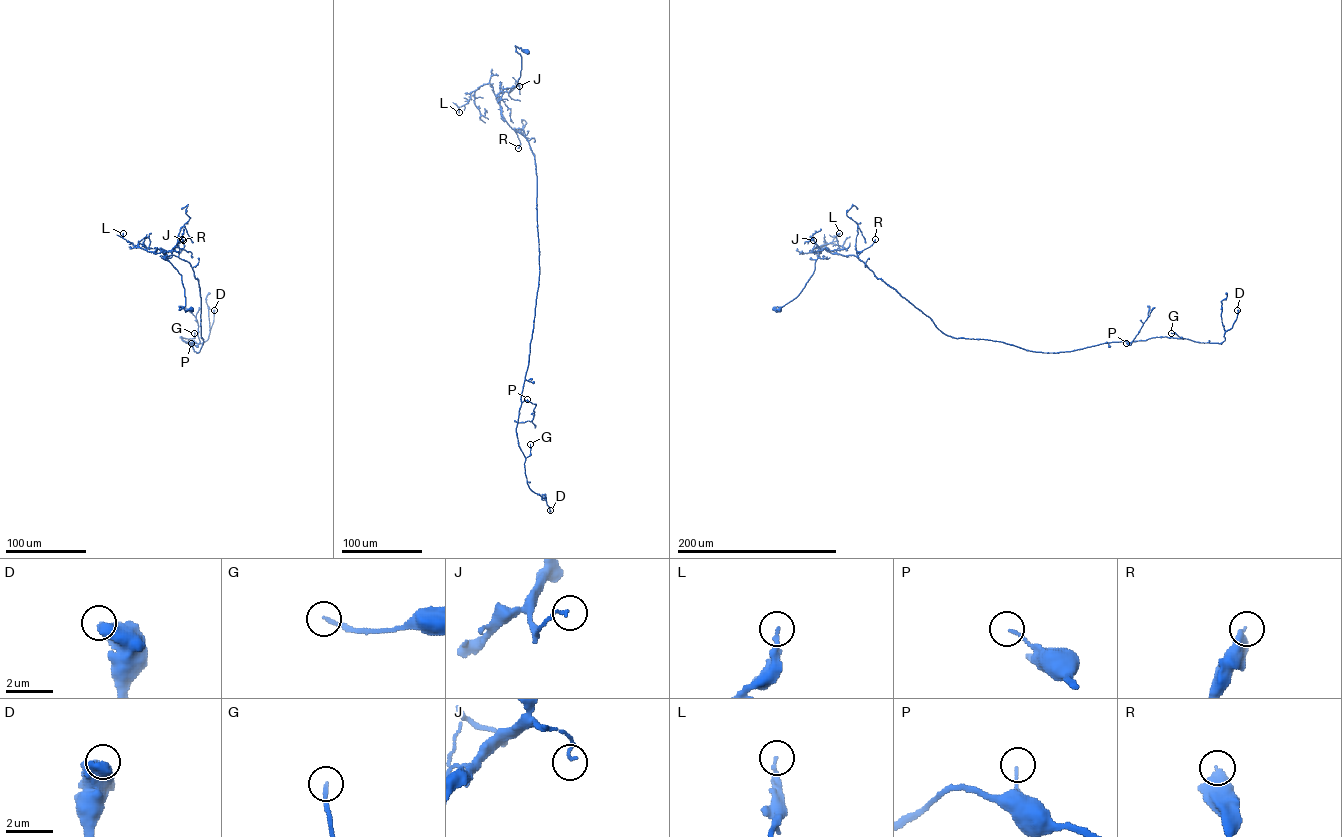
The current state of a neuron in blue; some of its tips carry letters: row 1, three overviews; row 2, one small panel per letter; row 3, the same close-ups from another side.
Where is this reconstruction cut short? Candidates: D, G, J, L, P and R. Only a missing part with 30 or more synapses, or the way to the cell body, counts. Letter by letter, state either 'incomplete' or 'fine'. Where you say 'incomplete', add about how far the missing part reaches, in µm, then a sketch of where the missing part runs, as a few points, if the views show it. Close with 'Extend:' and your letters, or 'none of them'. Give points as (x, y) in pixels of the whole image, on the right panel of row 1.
D: fine
G: fine
J: fine
L: fine
P: fine
R: fine
Extend: none of them

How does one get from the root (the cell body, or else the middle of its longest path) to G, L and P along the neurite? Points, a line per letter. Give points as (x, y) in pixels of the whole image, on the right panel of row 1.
G: (779, 309), (773, 308), (797, 296), (825, 249), (856, 256), (956, 338), (1056, 353), (1184, 339), (1171, 333)
L: (779, 309), (773, 308), (795, 298), (813, 273), (822, 249), (811, 251), (832, 242), (839, 233)
P: (779, 309), (773, 308), (797, 296), (825, 249), (856, 256), (954, 338), (1043, 352), (1126, 343)

